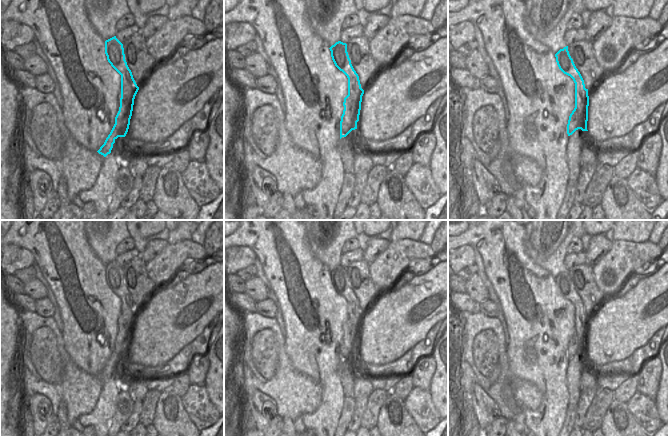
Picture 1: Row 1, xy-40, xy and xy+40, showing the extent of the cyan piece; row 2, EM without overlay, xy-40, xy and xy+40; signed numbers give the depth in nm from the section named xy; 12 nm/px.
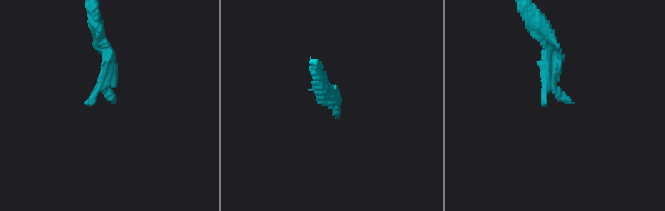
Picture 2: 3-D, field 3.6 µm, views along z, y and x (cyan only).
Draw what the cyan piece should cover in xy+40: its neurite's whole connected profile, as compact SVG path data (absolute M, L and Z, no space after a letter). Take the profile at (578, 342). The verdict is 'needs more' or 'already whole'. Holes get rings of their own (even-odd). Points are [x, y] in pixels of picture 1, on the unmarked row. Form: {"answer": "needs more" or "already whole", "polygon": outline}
{"answer": "needs more", "polygon": "M568 270L556 278L559 293L570 300L575 307L575 332L569 340L567 358L569 360L565 380L569 392L569 403L577 404L580 398L580 378L584 366L589 362L587 354L589 320L584 304L571 282Z"}

